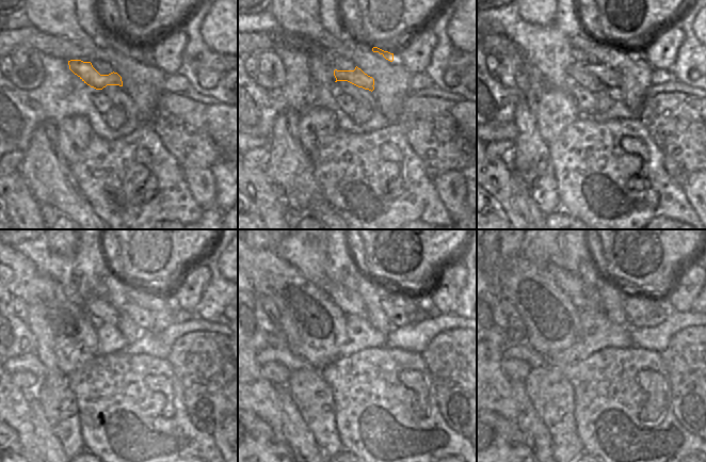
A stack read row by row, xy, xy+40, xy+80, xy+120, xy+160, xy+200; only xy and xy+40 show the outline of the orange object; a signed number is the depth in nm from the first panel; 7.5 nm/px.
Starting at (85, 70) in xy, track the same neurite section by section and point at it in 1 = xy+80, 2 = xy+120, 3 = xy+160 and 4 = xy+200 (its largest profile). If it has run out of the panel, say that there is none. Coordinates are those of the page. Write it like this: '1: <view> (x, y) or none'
1: xy+80 (611, 79)
2: xy+120 (144, 302)
3: xy+160 (402, 309)
4: xy+200 (642, 309)

